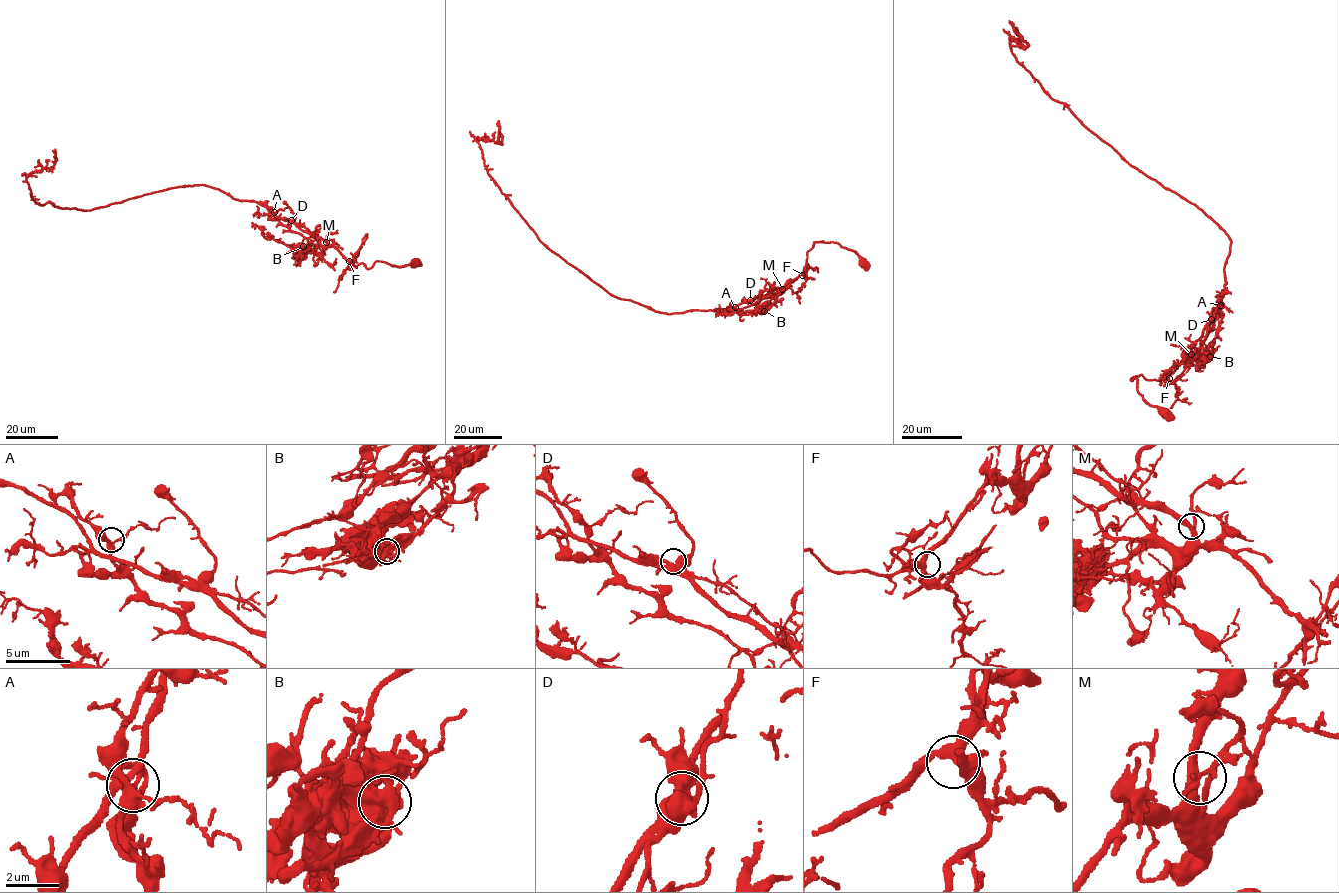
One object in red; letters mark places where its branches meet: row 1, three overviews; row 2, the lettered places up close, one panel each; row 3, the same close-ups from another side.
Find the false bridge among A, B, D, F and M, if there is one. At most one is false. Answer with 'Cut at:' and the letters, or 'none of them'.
Cut at: B

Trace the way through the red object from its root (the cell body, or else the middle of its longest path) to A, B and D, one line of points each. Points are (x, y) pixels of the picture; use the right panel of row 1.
A: (1164, 414), (1145, 401), (1136, 377), (1130, 379), (1168, 378), (1188, 358), (1220, 305)
B: (1164, 414), (1145, 401), (1136, 377), (1130, 379), (1142, 375), (1162, 380), (1187, 357), (1210, 356)
D: (1164, 414), (1145, 401), (1136, 377), (1130, 379), (1168, 378), (1188, 358), (1211, 319)

